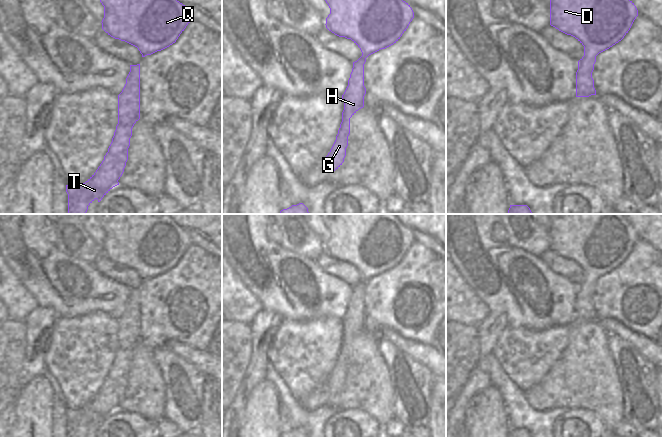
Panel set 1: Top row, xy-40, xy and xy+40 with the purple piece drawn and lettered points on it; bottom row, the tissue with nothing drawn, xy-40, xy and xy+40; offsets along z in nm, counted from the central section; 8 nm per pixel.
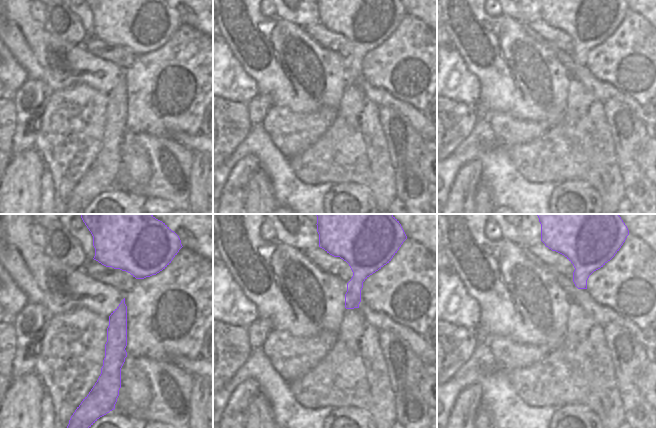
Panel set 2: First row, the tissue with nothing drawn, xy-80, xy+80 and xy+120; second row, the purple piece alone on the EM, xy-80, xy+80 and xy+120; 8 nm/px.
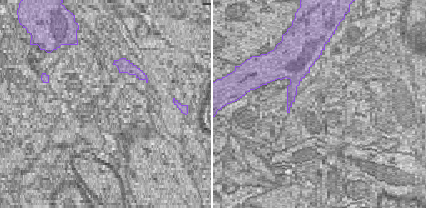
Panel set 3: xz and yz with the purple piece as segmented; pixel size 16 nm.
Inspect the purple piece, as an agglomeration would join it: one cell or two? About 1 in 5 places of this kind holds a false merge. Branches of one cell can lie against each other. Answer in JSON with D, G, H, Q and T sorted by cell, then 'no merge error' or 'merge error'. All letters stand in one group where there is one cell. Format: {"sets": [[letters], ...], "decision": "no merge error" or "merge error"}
{"sets": [["D", "G", "H", "Q", "T"]], "decision": "no merge error"}

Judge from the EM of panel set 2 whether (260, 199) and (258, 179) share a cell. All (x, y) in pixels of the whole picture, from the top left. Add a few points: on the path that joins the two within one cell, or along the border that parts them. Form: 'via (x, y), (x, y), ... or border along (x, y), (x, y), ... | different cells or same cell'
via (259, 194), (259, 184) | same cell

